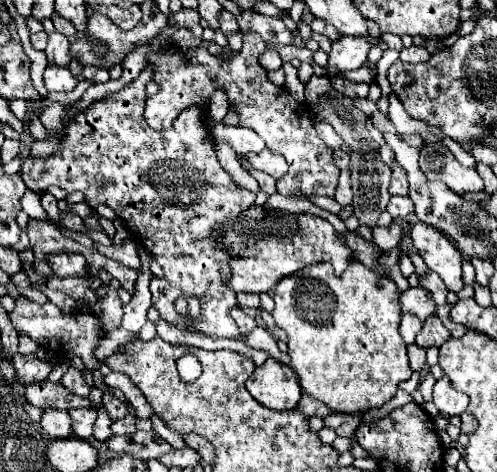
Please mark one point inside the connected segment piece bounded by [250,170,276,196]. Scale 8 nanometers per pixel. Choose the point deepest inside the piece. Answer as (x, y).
(267, 185)

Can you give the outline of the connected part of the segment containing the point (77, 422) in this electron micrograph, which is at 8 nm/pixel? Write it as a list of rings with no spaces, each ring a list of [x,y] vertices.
[[[74,408],[68,412],[72,416],[72,434],[88,440],[92,436],[92,424],[96,420],[96,410],[92,408]]]

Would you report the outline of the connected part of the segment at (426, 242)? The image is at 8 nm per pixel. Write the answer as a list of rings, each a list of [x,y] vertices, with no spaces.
[[[416,222],[412,226],[412,244],[422,254],[426,266],[444,280],[450,292],[460,292],[464,288],[462,282],[462,256],[458,248],[448,240],[444,232],[432,228],[424,222]]]

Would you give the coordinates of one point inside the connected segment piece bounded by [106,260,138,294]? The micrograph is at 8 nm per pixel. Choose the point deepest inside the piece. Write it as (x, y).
(126, 276)

